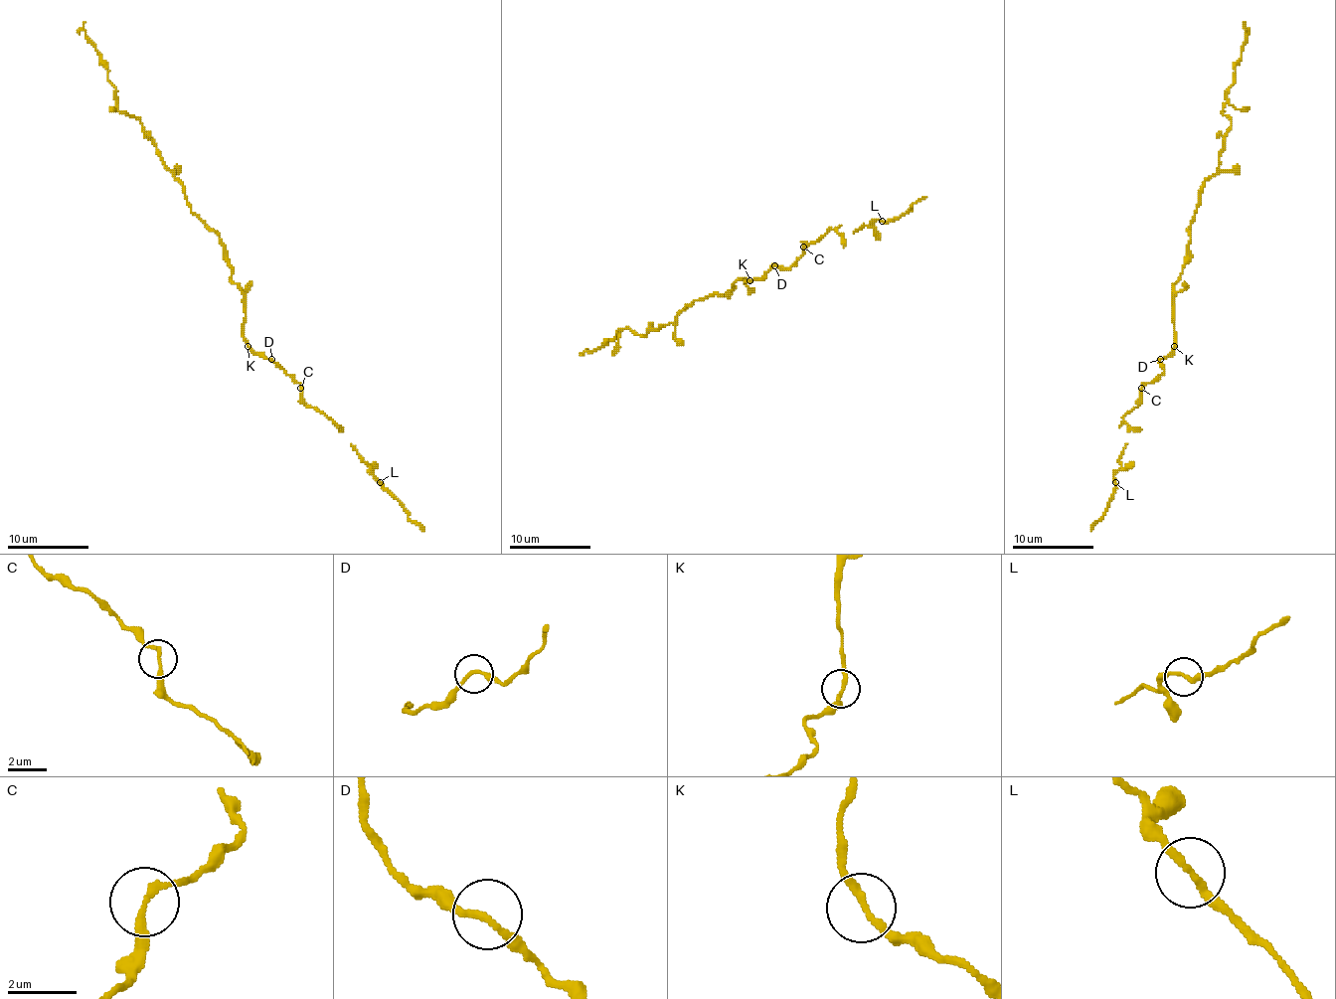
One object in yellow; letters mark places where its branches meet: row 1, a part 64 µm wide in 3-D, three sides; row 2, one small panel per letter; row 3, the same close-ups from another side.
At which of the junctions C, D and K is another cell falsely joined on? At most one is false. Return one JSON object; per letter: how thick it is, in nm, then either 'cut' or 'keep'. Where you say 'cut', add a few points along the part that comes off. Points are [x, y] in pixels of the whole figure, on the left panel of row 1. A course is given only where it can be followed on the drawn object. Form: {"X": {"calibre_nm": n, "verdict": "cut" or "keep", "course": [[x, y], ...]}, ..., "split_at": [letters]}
{"C": {"calibre_nm": 200, "verdict": "keep"}, "D": {"calibre_nm": 190, "verdict": "keep"}, "K": {"calibre_nm": 200, "verdict": "keep"}, "split_at": []}

